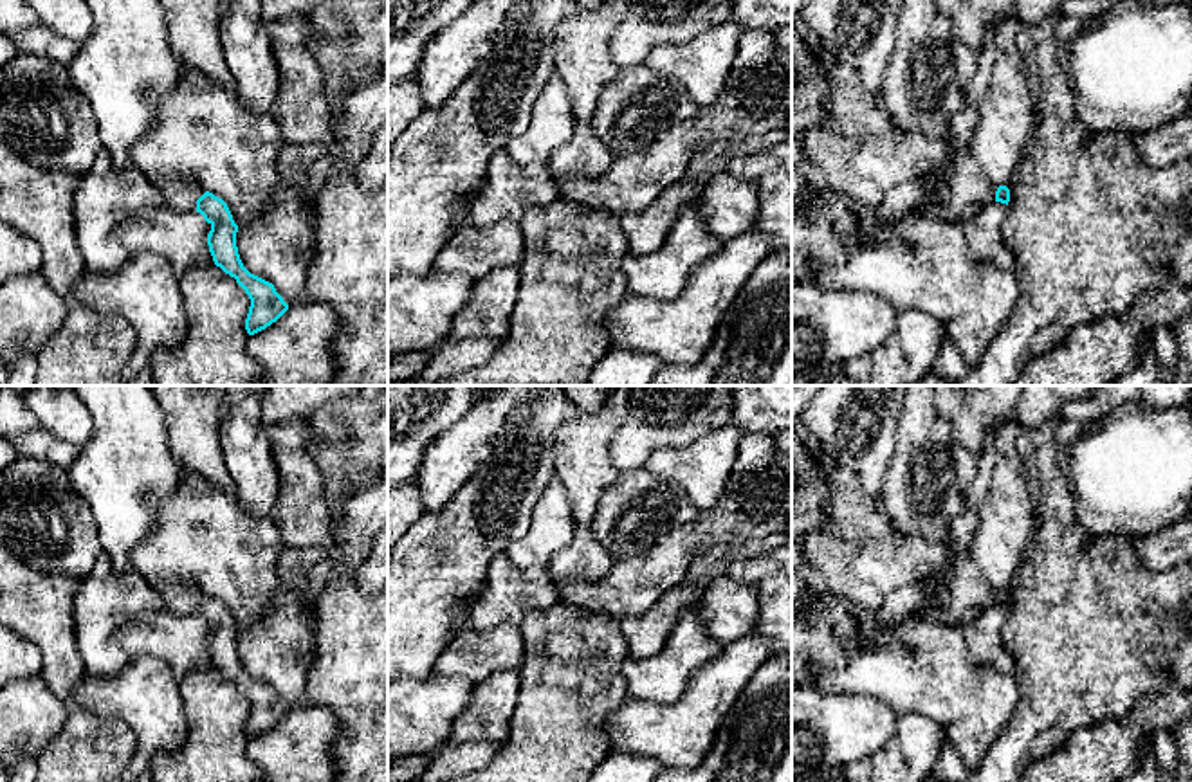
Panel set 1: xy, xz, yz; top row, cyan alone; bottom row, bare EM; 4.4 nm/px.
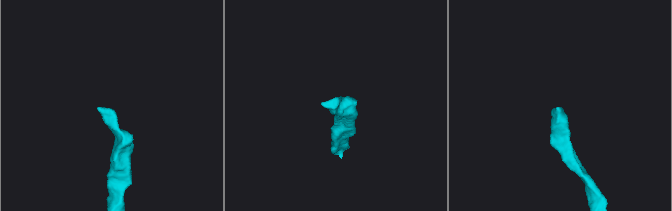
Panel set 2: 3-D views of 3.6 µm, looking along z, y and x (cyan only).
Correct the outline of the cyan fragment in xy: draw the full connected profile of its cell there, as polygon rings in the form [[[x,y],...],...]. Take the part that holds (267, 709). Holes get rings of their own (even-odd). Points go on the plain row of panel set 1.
[[[164,578],[155,582],[153,587],[166,609],[180,616],[197,614],[211,629],[207,649],[215,668],[234,681],[251,703],[245,723],[247,737],[254,739],[276,726],[289,714],[289,708],[272,687],[251,677],[243,670],[236,650],[238,629],[227,607],[188,580]]]

